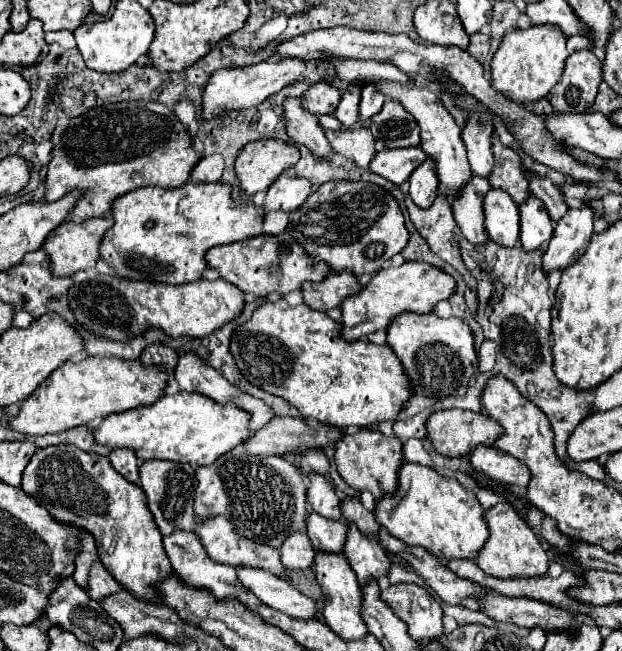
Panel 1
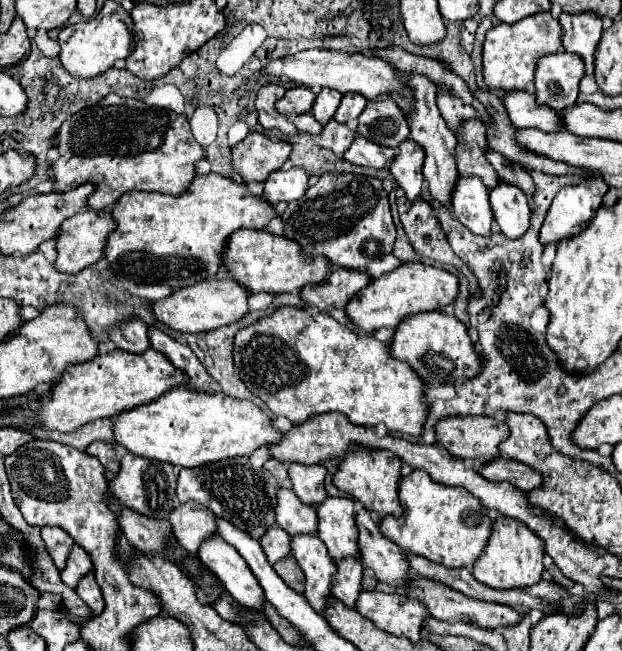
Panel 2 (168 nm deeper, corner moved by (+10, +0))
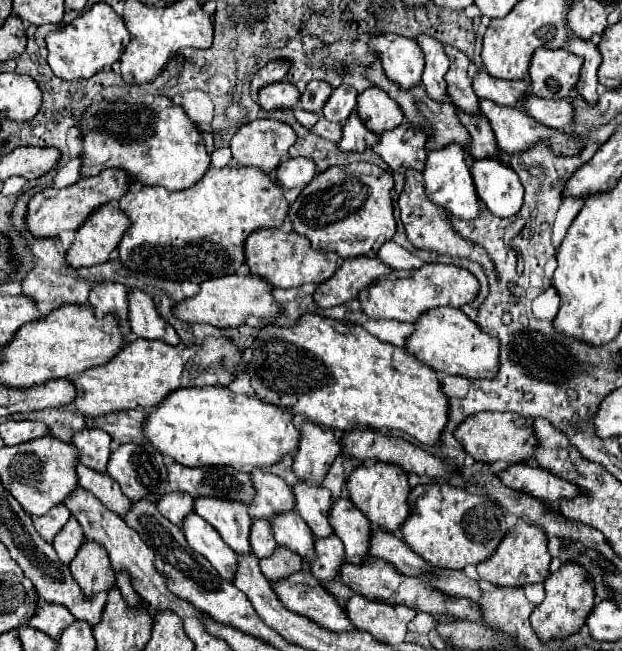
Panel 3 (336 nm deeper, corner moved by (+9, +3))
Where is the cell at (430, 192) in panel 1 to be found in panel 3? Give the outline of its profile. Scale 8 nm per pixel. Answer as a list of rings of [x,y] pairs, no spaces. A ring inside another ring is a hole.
[[[405,121],[401,127],[381,133],[373,151],[377,151],[377,155],[397,173],[407,173],[409,169],[421,173],[427,159],[425,143],[425,135],[417,133],[417,129]]]

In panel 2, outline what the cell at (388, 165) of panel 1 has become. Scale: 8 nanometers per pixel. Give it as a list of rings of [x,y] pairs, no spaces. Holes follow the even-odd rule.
[[[356,134],[356,140],[352,142],[352,146],[348,148],[348,152],[344,152],[344,160],[358,164],[358,166],[368,166],[368,168],[388,168],[390,160],[396,156],[394,148],[386,148],[380,146],[372,140],[366,140],[364,136]]]

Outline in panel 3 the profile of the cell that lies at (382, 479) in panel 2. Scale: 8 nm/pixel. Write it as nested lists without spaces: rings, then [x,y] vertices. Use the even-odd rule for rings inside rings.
[[[373,463],[371,467],[361,465],[359,469],[355,469],[349,479],[347,479],[347,489],[349,495],[353,499],[353,503],[367,513],[367,517],[377,523],[381,529],[387,531],[397,531],[401,527],[401,523],[405,521],[405,517],[409,515],[409,507],[407,507],[407,495],[409,495],[409,483],[407,483],[407,473],[393,463]]]

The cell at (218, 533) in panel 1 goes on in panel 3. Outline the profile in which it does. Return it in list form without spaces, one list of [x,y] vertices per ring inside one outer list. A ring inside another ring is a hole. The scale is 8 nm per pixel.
[[[167,493],[165,497],[161,497],[161,501],[157,503],[157,509],[161,511],[163,517],[167,517],[173,525],[183,525],[183,519],[193,513],[193,497],[189,497],[189,493]]]

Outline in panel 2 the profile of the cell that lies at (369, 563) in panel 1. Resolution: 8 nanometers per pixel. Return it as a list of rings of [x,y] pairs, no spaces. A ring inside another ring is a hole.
[[[326,498],[316,506],[318,532],[316,536],[326,544],[328,554],[334,560],[354,556],[360,560],[356,544],[356,522],[354,504],[350,498]]]

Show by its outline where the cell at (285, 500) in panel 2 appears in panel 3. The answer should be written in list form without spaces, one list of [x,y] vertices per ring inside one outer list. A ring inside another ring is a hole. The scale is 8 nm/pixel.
[[[251,471],[251,477],[257,489],[257,497],[249,507],[251,515],[255,515],[257,519],[271,519],[273,515],[289,513],[295,509],[293,491],[285,483],[285,479],[271,473],[265,475],[261,471]]]

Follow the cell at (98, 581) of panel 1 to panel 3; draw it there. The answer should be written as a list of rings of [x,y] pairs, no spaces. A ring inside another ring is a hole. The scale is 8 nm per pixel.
[[[71,517],[67,521],[65,529],[61,529],[61,533],[53,539],[53,547],[63,565],[69,565],[75,559],[75,555],[83,543],[85,543],[85,535],[81,533],[81,525],[77,523],[75,517]]]

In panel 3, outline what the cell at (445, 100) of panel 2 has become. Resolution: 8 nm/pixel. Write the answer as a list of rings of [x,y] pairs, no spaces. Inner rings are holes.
[[[421,35],[417,41],[425,53],[425,73],[421,81],[427,95],[435,101],[451,101],[445,81],[445,73],[449,71],[449,57],[443,51],[443,45],[427,35]]]

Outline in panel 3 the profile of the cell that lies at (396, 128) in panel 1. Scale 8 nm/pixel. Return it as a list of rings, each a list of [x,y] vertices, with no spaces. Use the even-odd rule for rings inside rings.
[[[369,87],[357,97],[357,113],[363,125],[377,135],[395,129],[405,121],[401,107],[379,87]]]

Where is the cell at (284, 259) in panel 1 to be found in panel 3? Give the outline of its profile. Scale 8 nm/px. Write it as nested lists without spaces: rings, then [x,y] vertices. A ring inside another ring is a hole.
[[[259,229],[253,231],[245,241],[245,263],[251,275],[265,279],[271,287],[301,287],[305,283],[323,283],[333,277],[337,269],[337,255],[335,253],[319,253],[311,249],[309,241],[295,233],[283,233],[281,229]]]

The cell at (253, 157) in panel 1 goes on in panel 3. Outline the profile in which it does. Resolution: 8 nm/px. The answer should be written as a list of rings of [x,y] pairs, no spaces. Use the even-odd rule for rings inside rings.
[[[259,119],[243,125],[233,135],[229,147],[239,165],[271,173],[289,157],[289,147],[293,143],[295,131],[289,125],[273,119]]]

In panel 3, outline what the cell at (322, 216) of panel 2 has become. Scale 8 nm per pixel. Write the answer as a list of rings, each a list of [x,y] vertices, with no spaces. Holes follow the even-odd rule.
[[[307,157],[285,159],[277,171],[275,181],[283,189],[303,189],[289,207],[293,231],[307,237],[315,251],[333,251],[341,259],[377,257],[383,243],[395,235],[393,217],[393,175],[375,163],[329,167],[315,179],[315,163]],[[313,179],[313,181],[311,181]]]

